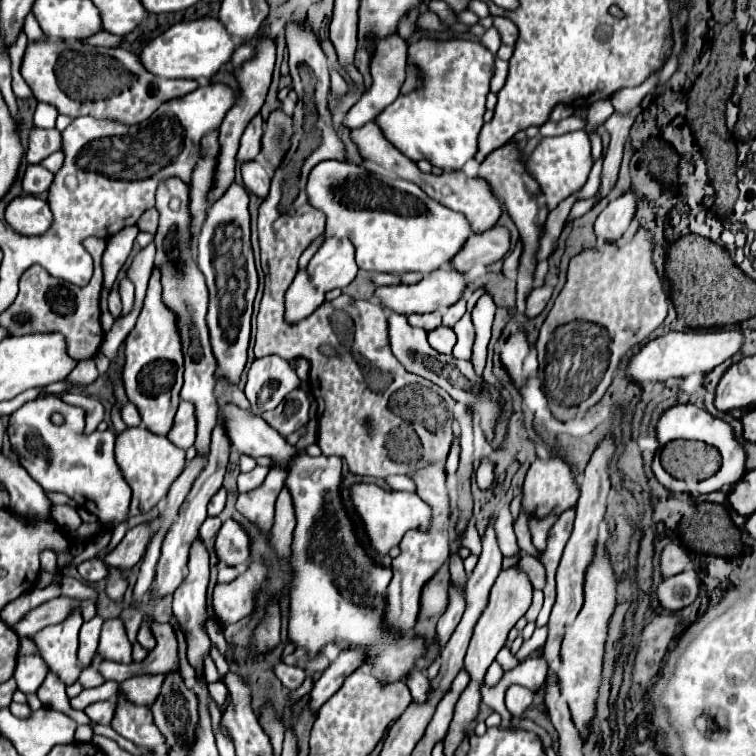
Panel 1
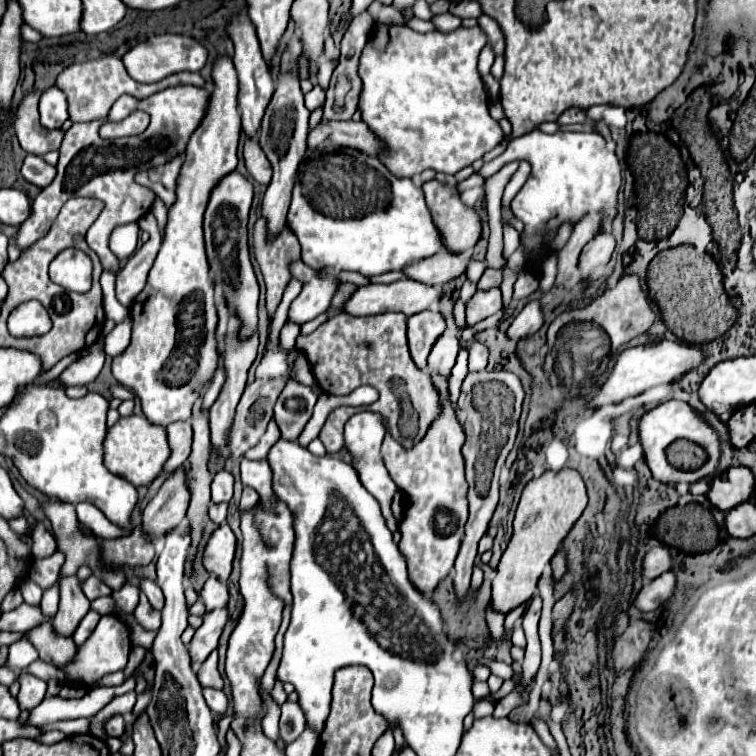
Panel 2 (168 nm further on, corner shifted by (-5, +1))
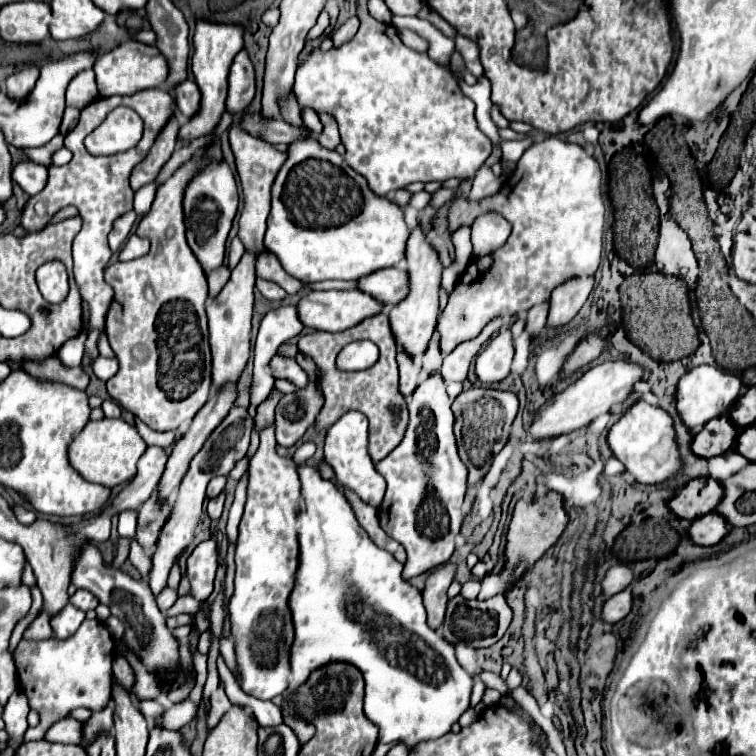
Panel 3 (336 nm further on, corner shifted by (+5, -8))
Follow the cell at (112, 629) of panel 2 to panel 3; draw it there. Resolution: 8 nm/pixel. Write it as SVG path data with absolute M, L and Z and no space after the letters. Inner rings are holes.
M98 619L84 621L80 625L80 629L72 637L68 637L66 641L60 641L56 637L44 639L44 641L20 639L18 647L12 653L16 673L18 673L18 689L28 697L30 709L38 711L38 715L40 715L40 725L36 725L34 729L28 729L26 735L24 735L24 741L44 739L44 733L48 731L48 727L52 723L64 719L66 715L70 715L70 711L74 711L78 707L86 707L86 709L92 709L92 711L102 711L110 703L114 653L116 653L116 643L114 643L112 635L108 633L108 629L104 627L104 623L98 621Z

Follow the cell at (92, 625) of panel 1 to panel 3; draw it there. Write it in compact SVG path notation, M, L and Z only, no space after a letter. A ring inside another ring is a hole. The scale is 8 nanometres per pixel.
M68 603L60 613L56 613L56 617L50 619L54 637L56 639L68 639L70 635L74 635L78 631L82 621L84 621L84 613Z

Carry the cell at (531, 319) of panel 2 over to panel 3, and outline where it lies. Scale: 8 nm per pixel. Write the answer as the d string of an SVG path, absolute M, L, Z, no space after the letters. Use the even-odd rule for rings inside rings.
M500 331L490 345L476 355L474 373L482 383L500 383L510 375L510 363L514 357L510 331Z

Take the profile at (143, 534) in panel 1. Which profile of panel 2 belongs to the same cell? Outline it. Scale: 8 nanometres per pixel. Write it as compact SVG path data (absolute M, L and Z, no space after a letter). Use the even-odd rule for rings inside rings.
M180 466L172 478L168 478L160 492L148 502L142 512L142 526L146 528L146 536L166 536L170 528L176 528L184 516L190 502L190 492L186 488L184 466Z

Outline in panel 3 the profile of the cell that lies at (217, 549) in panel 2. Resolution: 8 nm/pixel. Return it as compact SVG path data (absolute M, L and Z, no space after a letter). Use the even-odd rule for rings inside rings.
M208 539L200 543L188 557L188 581L190 581L190 595L198 601L204 601L212 593L214 575L218 567L218 553L216 541Z

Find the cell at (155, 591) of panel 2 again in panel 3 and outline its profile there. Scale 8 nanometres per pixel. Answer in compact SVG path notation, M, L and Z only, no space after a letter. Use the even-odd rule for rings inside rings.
M120 537L118 541L118 549L116 556L110 564L112 567L114 567L114 569L120 569L122 564L127 559L130 550L130 544L132 541L133 539Z

